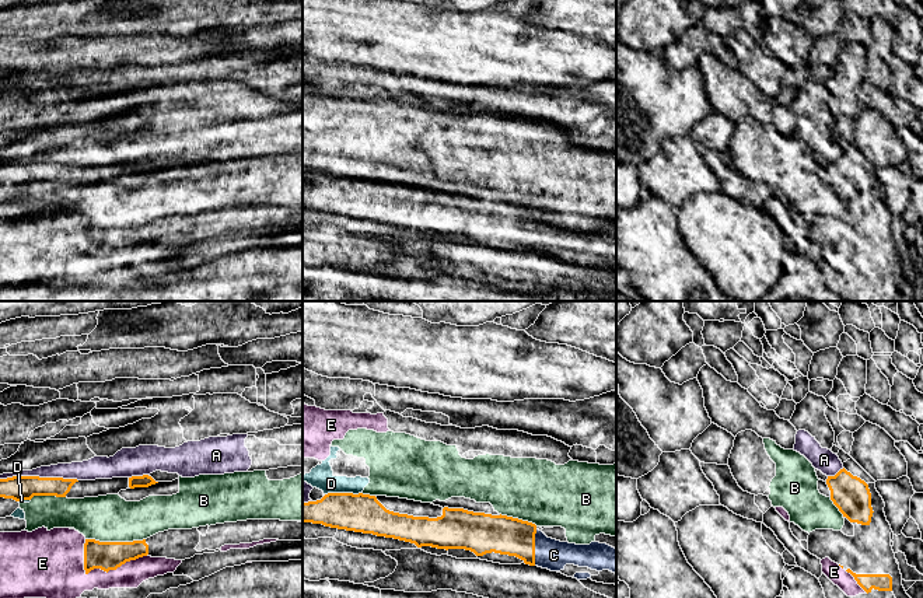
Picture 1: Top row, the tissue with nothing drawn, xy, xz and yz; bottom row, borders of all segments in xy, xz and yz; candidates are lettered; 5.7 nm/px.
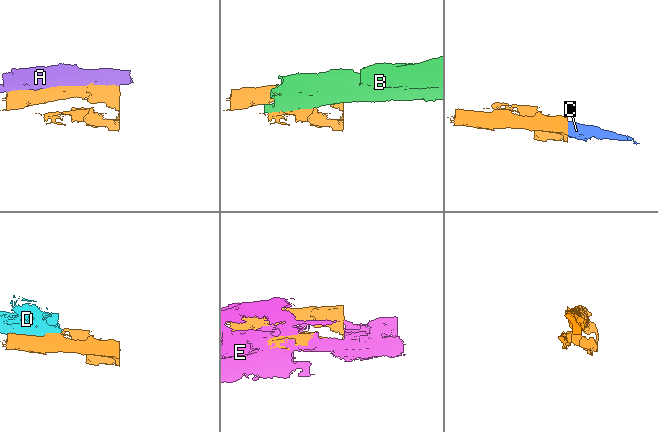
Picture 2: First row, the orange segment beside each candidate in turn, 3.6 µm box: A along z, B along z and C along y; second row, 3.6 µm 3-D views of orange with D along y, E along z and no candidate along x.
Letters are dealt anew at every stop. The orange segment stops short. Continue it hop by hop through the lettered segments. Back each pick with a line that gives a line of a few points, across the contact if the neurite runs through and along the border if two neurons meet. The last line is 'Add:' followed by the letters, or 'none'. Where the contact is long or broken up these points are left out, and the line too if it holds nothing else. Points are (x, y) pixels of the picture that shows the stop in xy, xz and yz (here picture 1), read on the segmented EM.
Add: C

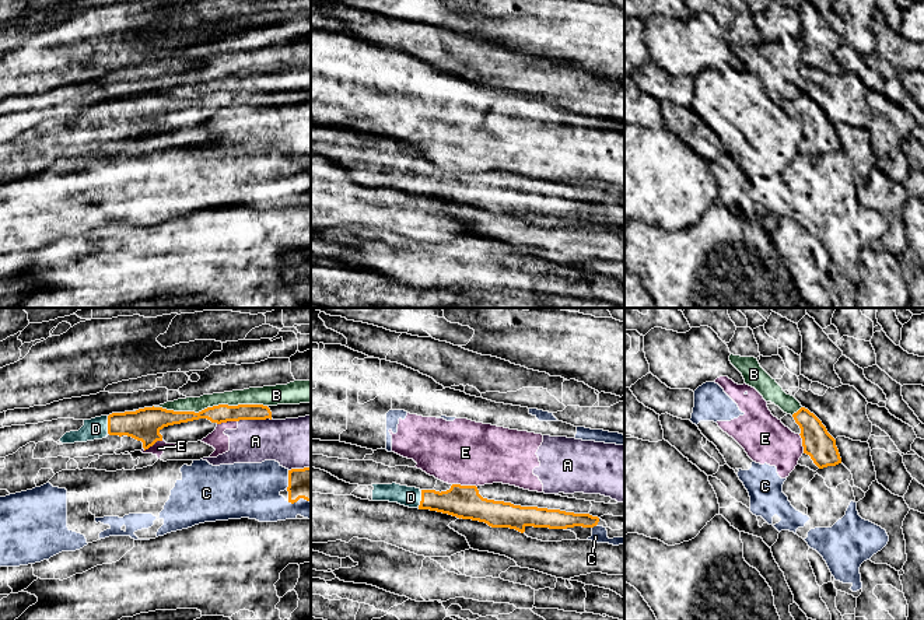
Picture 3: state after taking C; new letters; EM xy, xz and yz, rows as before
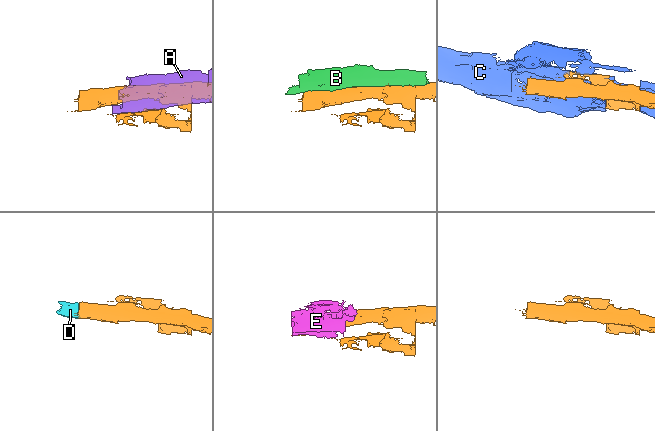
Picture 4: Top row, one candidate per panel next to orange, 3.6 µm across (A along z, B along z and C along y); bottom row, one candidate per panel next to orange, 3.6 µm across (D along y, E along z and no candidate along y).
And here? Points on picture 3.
Add: D

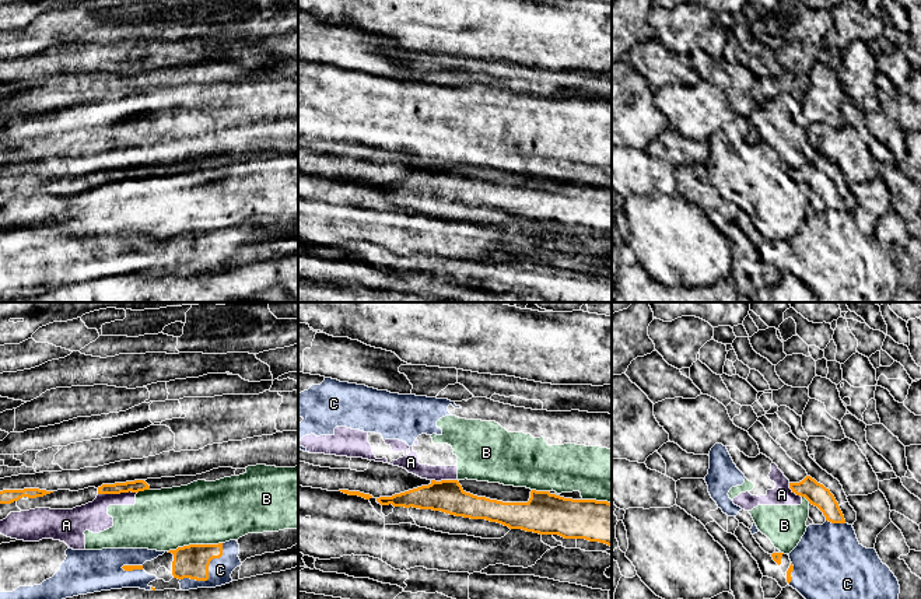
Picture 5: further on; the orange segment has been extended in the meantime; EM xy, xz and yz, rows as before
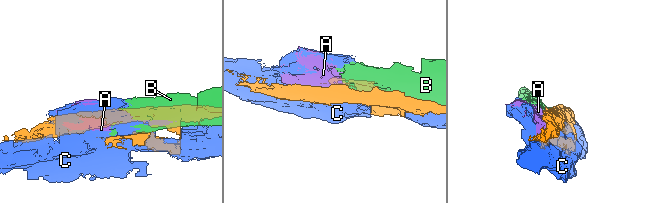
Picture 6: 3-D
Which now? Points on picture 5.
Add: none

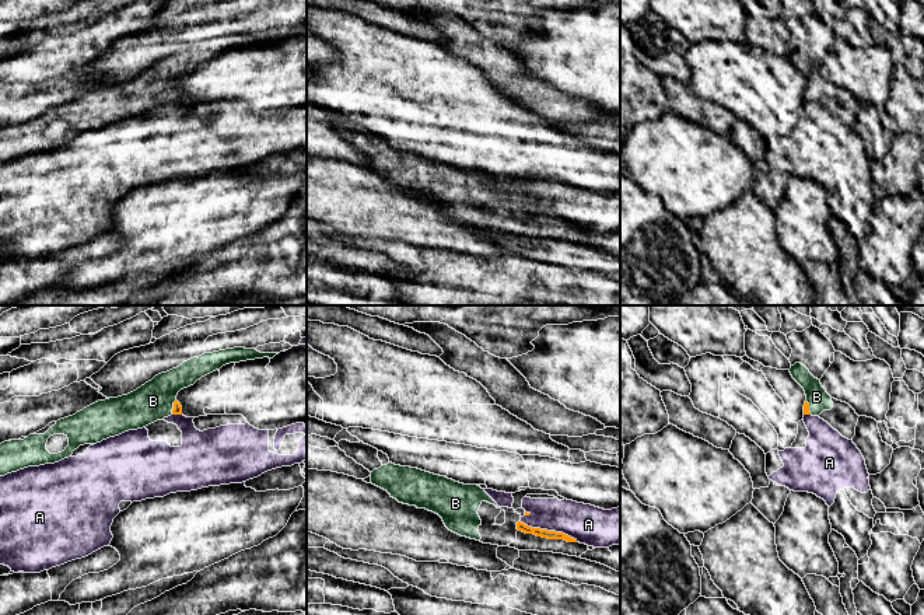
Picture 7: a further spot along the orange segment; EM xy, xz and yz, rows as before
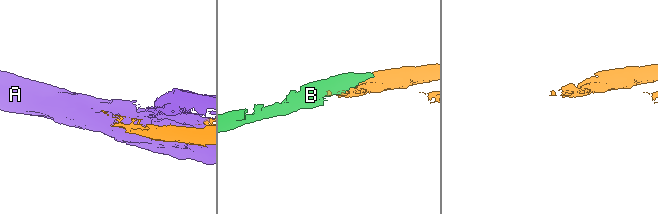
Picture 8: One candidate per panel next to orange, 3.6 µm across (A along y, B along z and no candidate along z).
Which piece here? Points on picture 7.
B: Line: xy (177, 409), (174, 406), (153, 401)
Add: B

